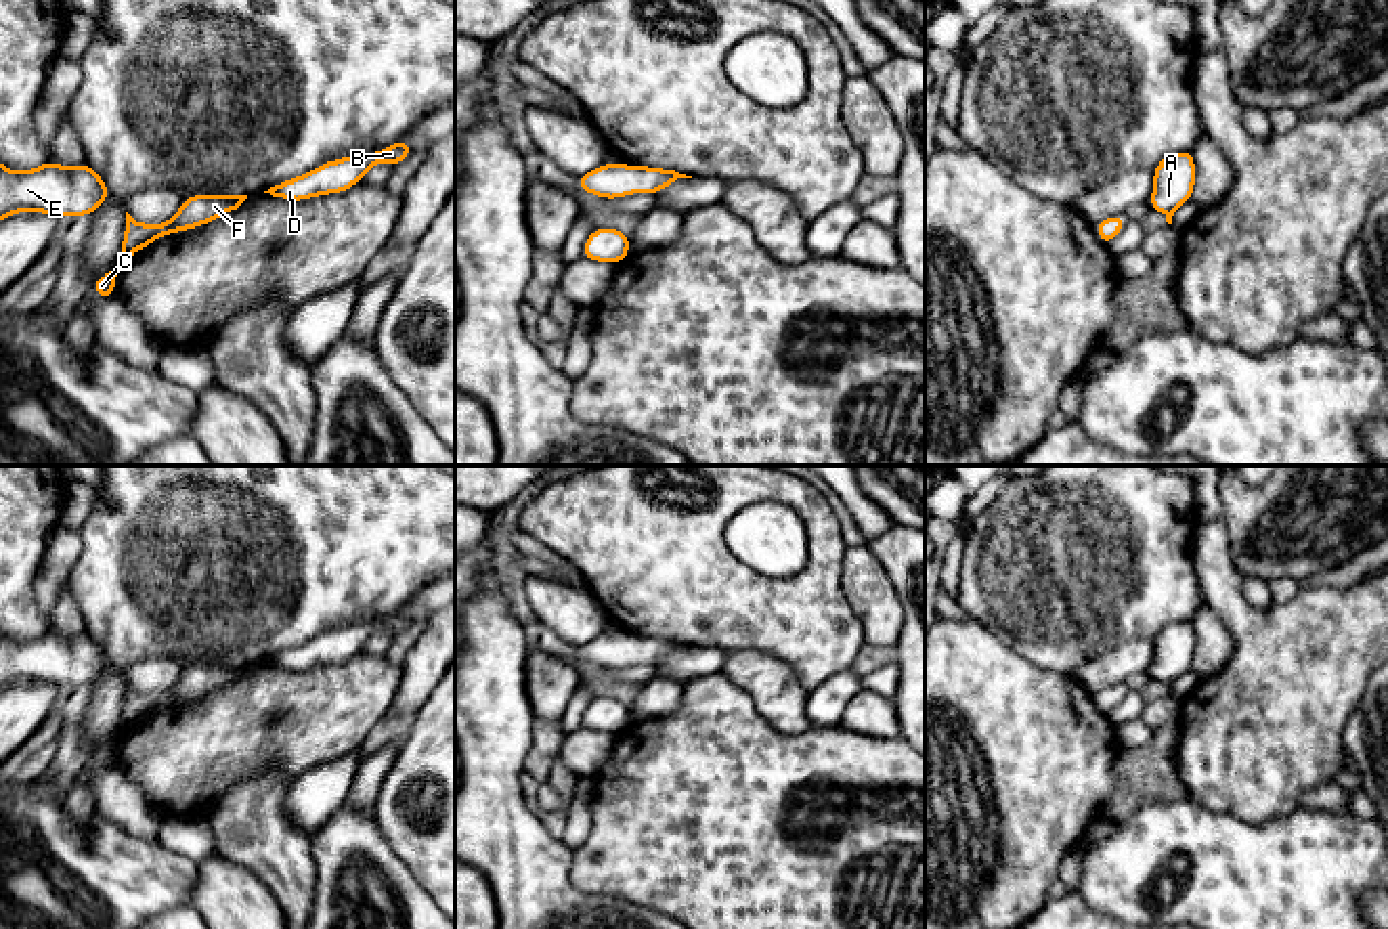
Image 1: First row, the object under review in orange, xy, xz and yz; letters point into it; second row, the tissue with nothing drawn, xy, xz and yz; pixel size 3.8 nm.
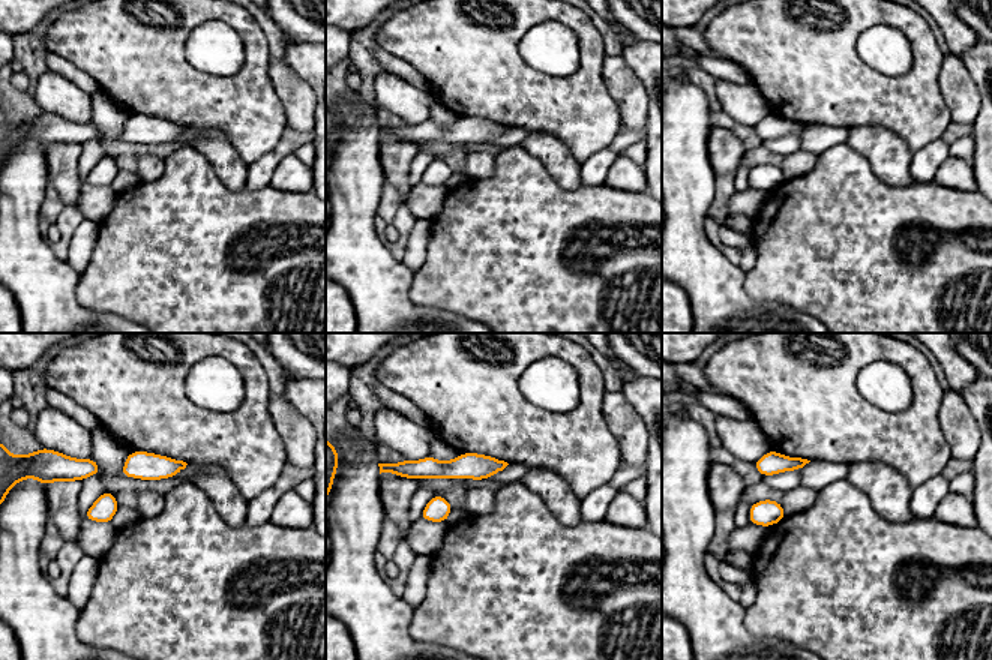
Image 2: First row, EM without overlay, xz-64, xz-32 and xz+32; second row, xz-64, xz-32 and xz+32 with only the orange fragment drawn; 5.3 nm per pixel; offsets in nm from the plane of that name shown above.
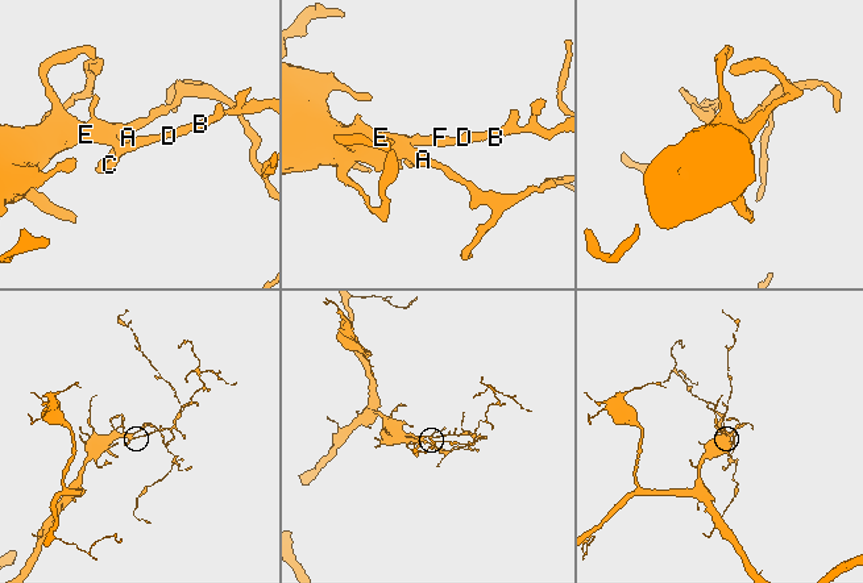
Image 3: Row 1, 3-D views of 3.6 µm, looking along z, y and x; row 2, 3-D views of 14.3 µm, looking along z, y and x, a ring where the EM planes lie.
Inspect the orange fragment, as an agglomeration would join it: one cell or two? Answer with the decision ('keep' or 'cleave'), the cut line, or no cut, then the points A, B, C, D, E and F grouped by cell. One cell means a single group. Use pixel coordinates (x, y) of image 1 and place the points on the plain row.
keep | no cut | A B C D E F

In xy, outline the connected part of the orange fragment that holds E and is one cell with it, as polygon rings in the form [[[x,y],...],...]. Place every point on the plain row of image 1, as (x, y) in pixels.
[[[48,627],[46,633],[15,642],[0,633],[0,690],[17,682],[50,686],[92,686],[113,667],[88,631],[63,638]]]

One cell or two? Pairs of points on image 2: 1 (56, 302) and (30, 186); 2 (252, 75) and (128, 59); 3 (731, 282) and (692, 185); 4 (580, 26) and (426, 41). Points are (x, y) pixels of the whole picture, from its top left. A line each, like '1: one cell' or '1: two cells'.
1: one cell
2: one cell
3: one cell
4: one cell

